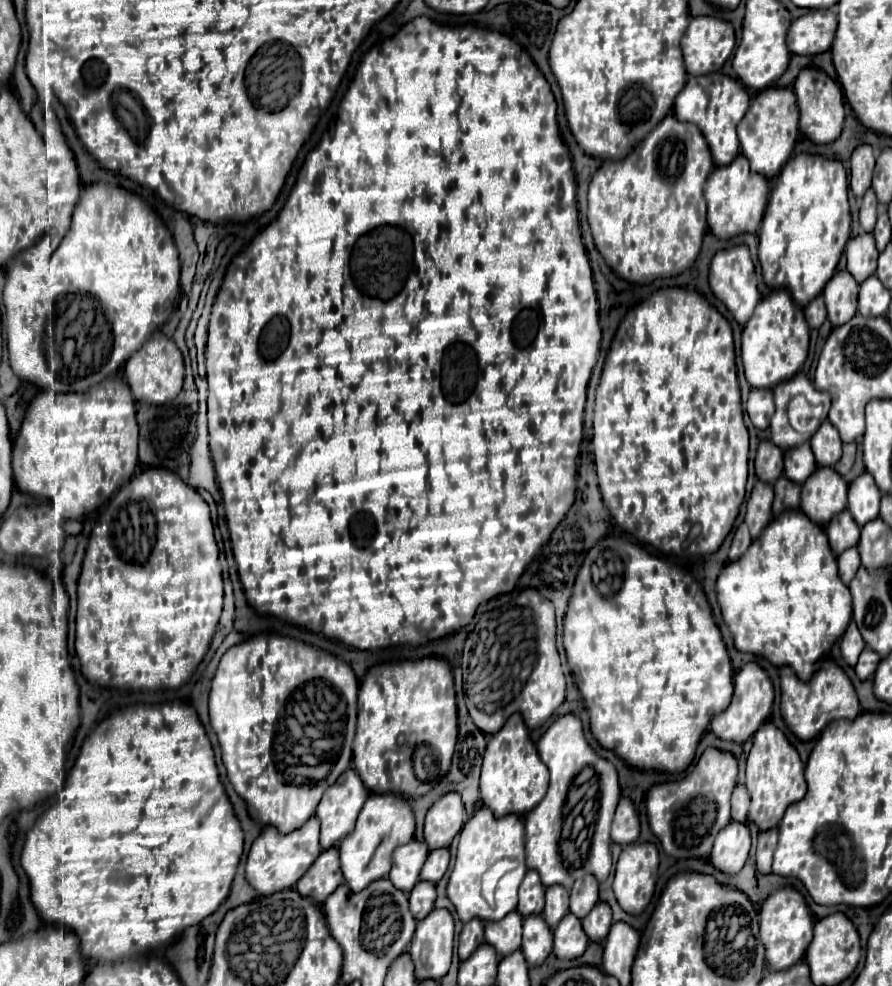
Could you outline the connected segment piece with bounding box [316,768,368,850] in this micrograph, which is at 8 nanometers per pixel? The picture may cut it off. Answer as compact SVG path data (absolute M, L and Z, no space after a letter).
M352 768L346 770L336 780L336 784L328 788L328 794L324 794L316 810L316 816L322 824L322 832L320 832L322 850L338 846L342 838L352 834L354 822L366 798L368 798L368 790Z

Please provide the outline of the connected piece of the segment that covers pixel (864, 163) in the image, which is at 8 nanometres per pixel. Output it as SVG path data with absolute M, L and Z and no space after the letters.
M868 144L858 146L852 154L850 162L850 188L856 198L862 198L864 192L870 188L874 172L874 154Z

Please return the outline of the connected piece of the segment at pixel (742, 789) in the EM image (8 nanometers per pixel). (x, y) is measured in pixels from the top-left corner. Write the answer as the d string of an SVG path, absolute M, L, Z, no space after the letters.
M736 786L736 790L732 792L732 820L744 824L748 806L750 806L750 798L746 786Z

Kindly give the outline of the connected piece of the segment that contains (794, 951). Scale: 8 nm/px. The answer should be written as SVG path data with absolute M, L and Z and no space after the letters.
M790 886L770 894L760 906L760 940L766 948L766 962L772 970L786 970L802 960L808 944L812 942L814 916L810 914L802 894Z

